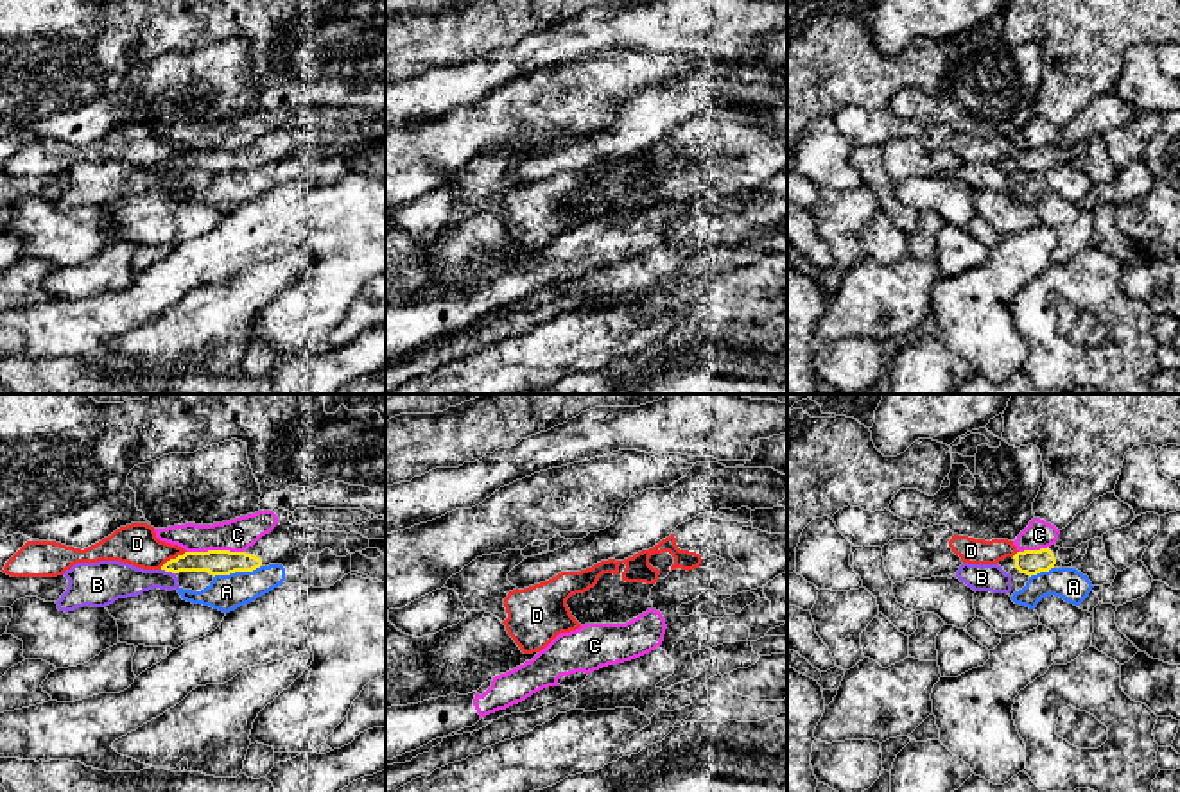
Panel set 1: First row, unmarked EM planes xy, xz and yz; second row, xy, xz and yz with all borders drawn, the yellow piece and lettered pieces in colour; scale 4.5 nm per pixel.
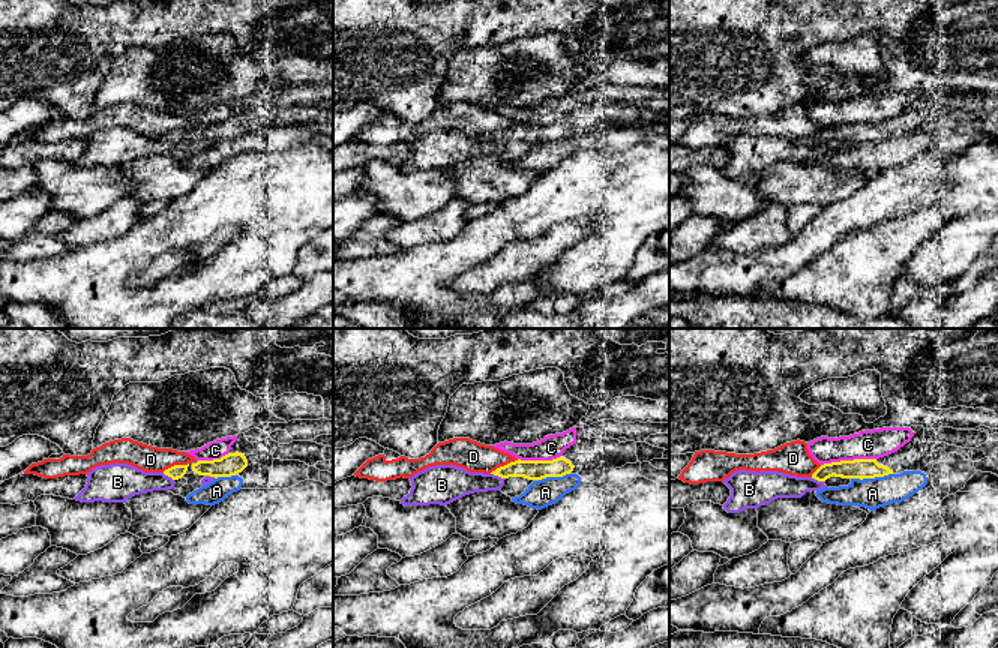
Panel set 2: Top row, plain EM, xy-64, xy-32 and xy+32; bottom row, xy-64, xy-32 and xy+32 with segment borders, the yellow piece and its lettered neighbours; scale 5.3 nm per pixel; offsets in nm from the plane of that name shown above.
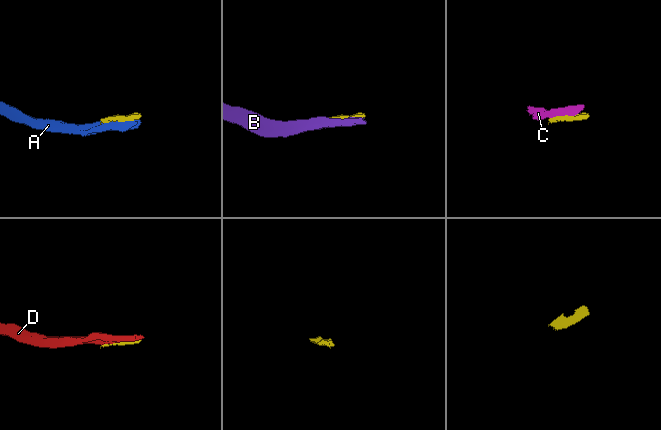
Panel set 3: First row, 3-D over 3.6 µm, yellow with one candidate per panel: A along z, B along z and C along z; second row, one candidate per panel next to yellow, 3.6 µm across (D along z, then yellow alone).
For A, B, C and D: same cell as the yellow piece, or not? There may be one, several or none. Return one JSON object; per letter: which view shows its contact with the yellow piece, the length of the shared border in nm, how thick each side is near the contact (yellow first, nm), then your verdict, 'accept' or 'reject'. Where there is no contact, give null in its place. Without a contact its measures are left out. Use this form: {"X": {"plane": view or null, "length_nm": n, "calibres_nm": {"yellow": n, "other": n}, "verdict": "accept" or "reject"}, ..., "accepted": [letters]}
{"A": {"plane": "xy", "length_nm": 220, "calibres_nm": {"yellow": 110, "other": 160}, "verdict": "reject"}, "B": {"plane": "xy", "length_nm": 70, "calibres_nm": {"yellow": 110, "other": 170}, "verdict": "reject"}, "C": {"plane": "xy", "length_nm": 260, "calibres_nm": {"yellow": 110, "other": 150}, "verdict": "reject"}, "D": {"plane": "xy", "length_nm": 150, "calibres_nm": {"yellow": 110, "other": 190}, "verdict": "reject"}, "accepted": []}

